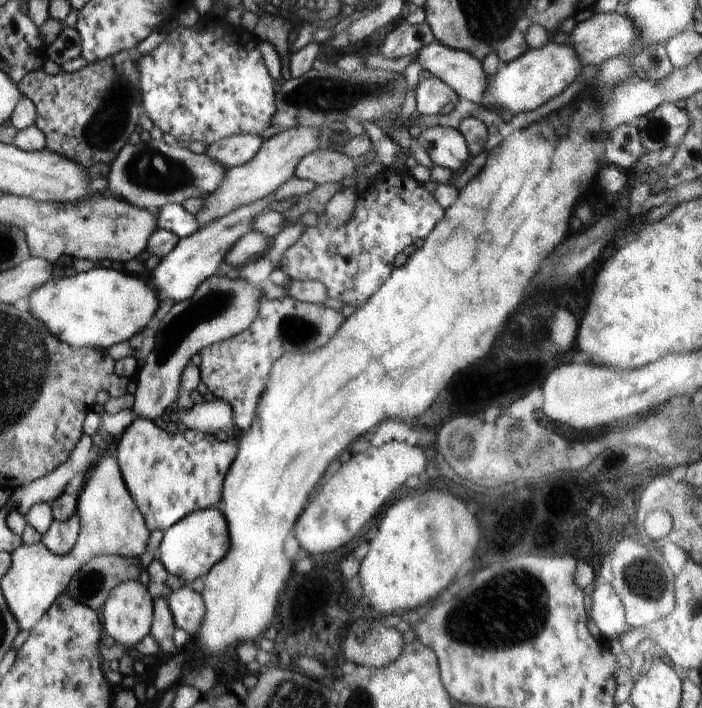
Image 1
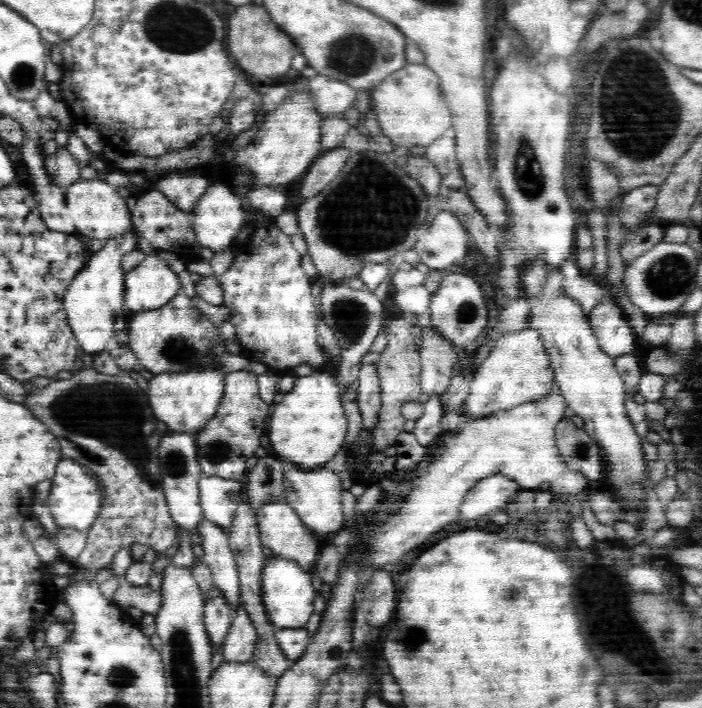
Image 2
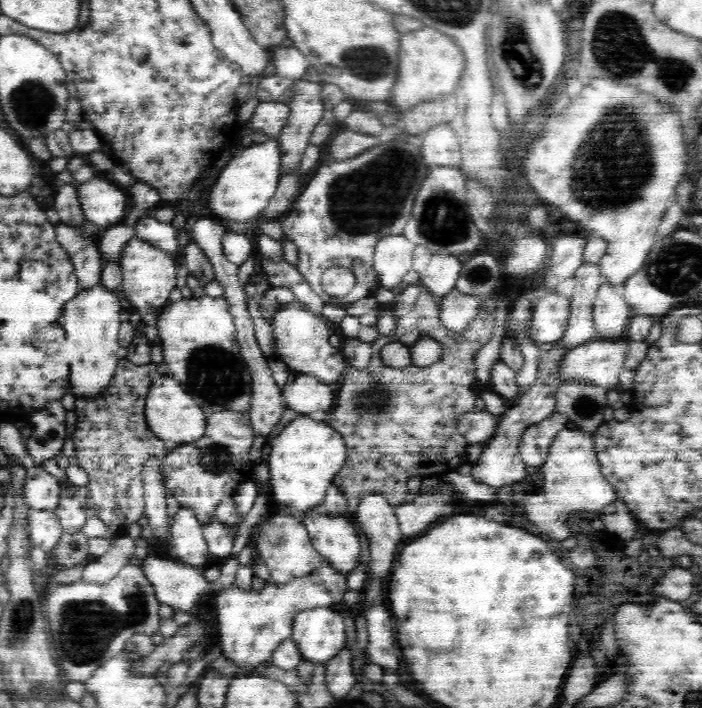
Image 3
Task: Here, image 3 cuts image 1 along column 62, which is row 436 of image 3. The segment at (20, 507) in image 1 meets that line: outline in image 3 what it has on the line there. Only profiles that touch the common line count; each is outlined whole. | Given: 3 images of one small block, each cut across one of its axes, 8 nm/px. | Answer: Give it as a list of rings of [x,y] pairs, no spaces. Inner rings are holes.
[[[476,409],[470,414],[464,414],[458,420],[459,432],[470,445],[476,443],[483,444],[494,438],[498,423],[501,420],[500,415],[493,415],[484,409]]]

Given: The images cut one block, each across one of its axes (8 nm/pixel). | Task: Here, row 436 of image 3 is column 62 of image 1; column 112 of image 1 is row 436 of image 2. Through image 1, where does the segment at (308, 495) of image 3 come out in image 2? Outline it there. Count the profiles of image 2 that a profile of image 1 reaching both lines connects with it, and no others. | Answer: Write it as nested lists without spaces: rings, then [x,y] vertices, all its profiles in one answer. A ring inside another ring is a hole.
[[[314,371],[310,376],[298,377],[281,402],[272,406],[267,431],[274,456],[284,462],[294,462],[300,469],[323,468],[331,464],[333,456],[341,452],[347,442],[348,419],[340,395],[337,378],[330,372]]]

